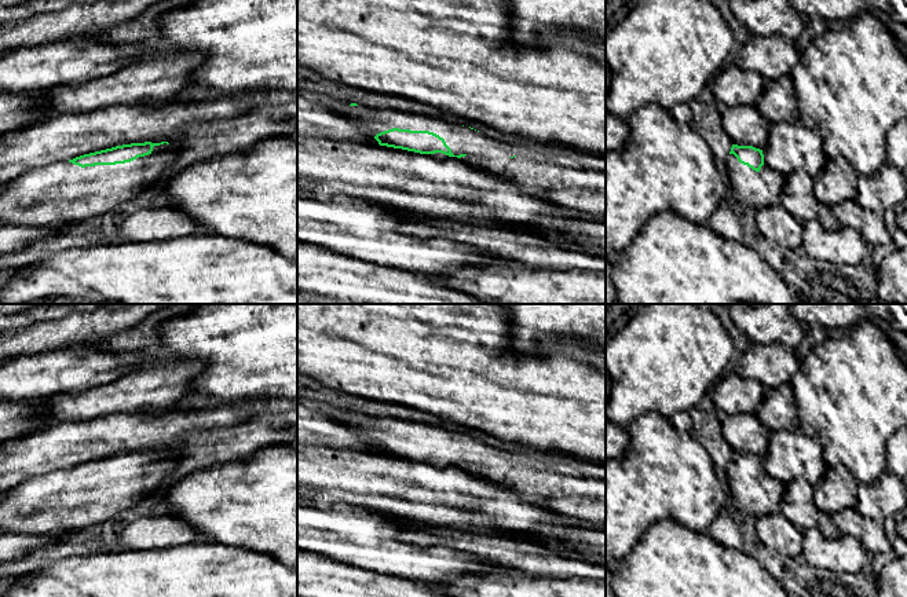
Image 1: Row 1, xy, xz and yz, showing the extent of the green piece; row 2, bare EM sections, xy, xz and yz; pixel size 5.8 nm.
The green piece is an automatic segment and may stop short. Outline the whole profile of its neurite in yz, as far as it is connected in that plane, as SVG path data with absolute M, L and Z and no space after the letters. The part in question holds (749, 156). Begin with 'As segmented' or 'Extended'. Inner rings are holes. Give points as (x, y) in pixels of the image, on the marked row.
Extended. M732 144L727 168L738 204L756 212L776 204L787 179L767 166L762 150L753 146Z

